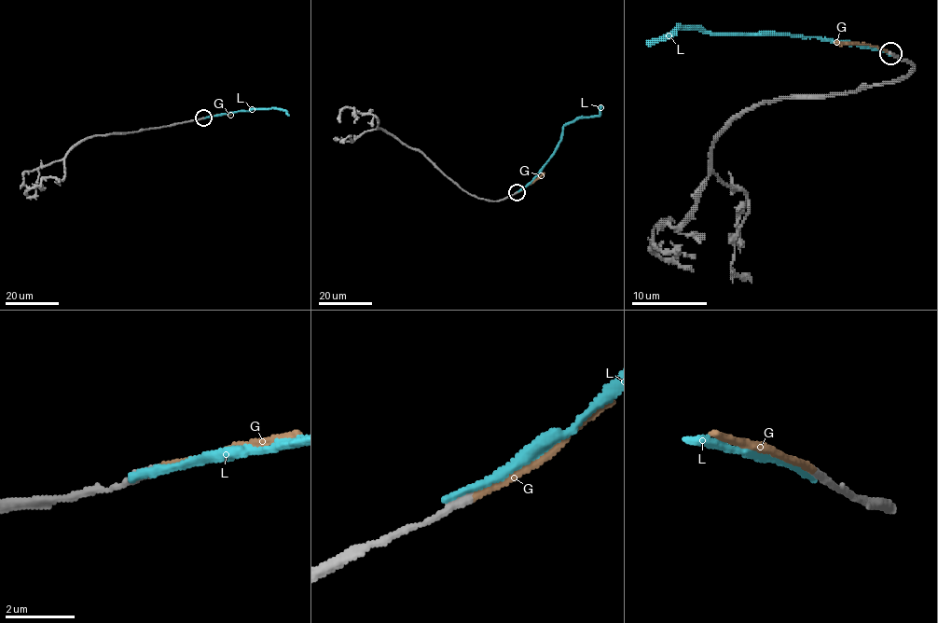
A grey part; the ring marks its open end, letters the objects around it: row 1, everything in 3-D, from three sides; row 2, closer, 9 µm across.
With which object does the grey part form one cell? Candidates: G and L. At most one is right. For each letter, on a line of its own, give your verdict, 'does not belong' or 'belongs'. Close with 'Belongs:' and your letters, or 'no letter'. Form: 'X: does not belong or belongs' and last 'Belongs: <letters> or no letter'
G: belongs
L: does not belong
Belongs: G

